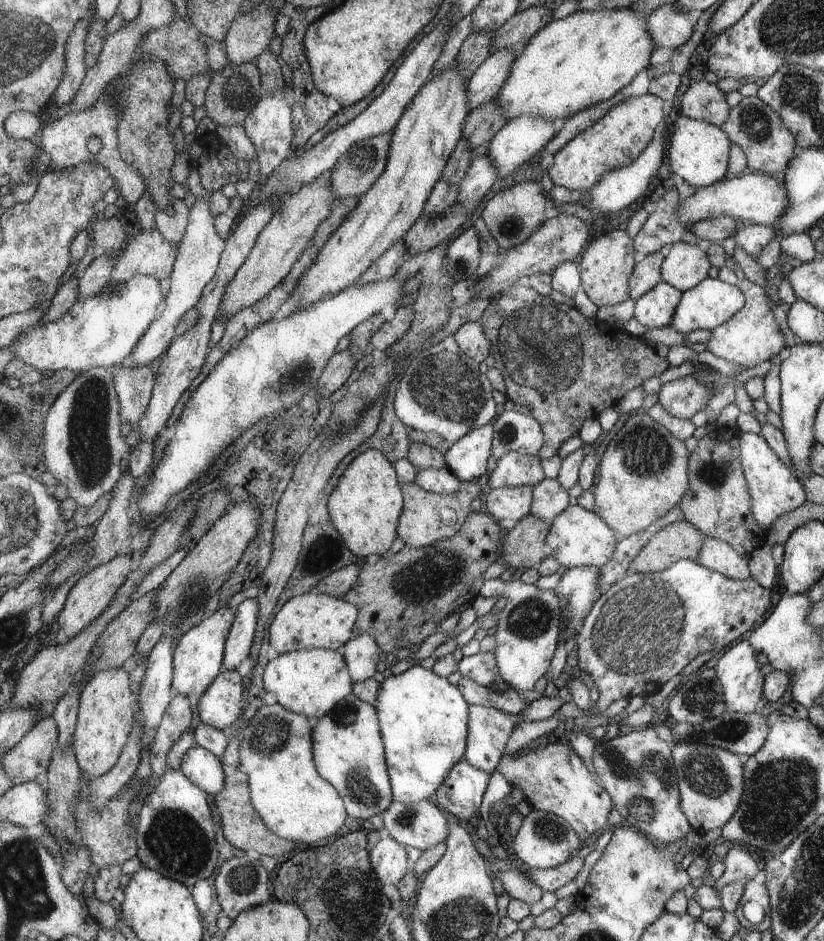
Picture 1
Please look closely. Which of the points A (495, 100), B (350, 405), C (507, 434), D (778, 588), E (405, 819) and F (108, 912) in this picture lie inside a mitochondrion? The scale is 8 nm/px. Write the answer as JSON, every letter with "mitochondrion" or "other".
{"A":"other","B":"other","C":"mitochondrion","D":"other","E":"mitochondrion","F":"other"}

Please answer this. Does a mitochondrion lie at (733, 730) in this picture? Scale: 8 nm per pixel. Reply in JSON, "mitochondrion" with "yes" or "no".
{"mitochondrion":"yes"}

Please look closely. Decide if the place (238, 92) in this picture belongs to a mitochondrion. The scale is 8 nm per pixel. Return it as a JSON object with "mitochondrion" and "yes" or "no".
{"mitochondrion":"yes"}

